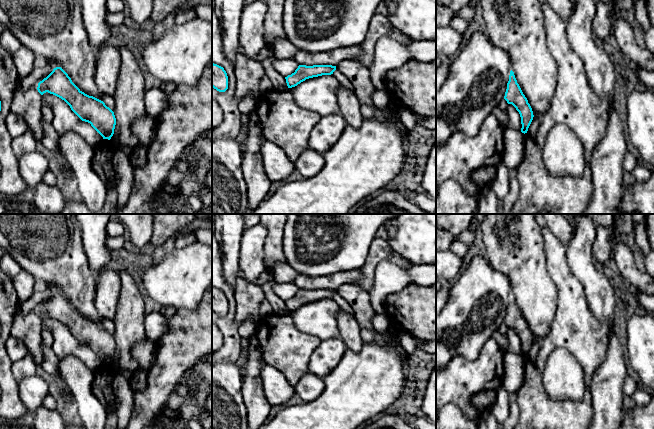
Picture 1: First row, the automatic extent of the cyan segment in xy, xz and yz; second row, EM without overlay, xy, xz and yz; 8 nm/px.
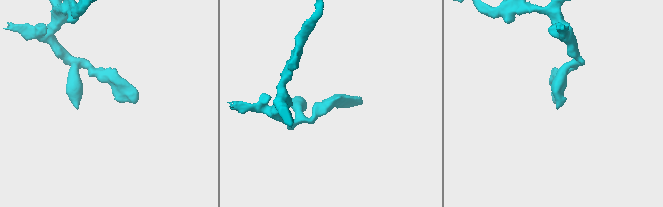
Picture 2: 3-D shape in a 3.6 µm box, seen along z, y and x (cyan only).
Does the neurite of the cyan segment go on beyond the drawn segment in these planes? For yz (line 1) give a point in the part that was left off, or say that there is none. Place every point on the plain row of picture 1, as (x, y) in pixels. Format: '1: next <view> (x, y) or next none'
1: next none

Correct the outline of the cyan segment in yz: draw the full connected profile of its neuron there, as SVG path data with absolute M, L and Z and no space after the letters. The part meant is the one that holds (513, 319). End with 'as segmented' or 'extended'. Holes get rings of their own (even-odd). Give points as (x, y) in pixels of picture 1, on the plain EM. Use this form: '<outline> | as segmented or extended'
M512 294L510 295L504 323L508 328L512 328L519 336L522 348L521 356L524 358L527 357L534 339L532 332L528 327L527 322L523 318L519 308L517 307L514 296Z | as segmented

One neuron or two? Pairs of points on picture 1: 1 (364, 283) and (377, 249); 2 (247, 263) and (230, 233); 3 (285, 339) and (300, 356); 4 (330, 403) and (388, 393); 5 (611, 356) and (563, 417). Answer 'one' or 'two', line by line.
1: one
2: two
3: one
4: one
5: two

